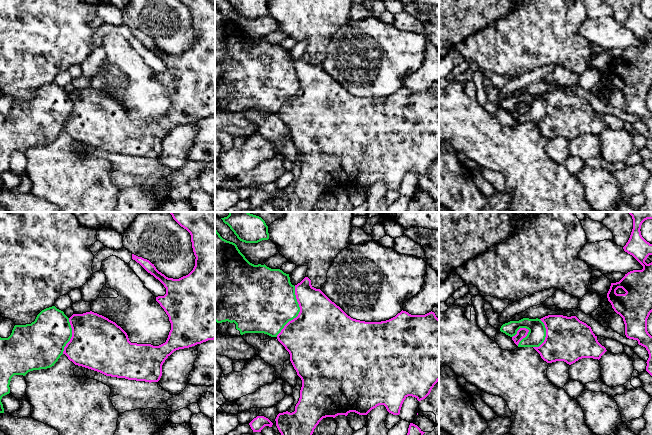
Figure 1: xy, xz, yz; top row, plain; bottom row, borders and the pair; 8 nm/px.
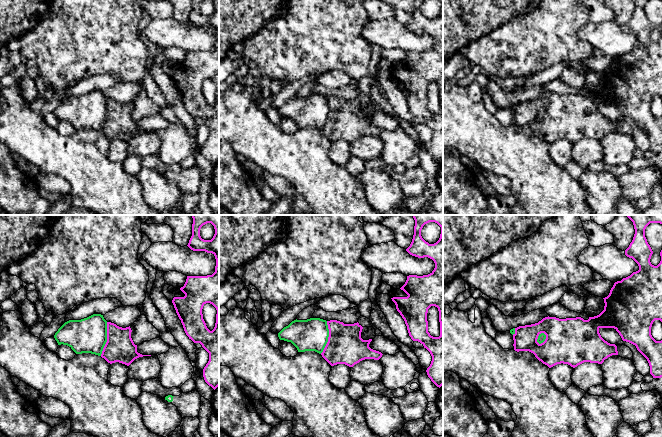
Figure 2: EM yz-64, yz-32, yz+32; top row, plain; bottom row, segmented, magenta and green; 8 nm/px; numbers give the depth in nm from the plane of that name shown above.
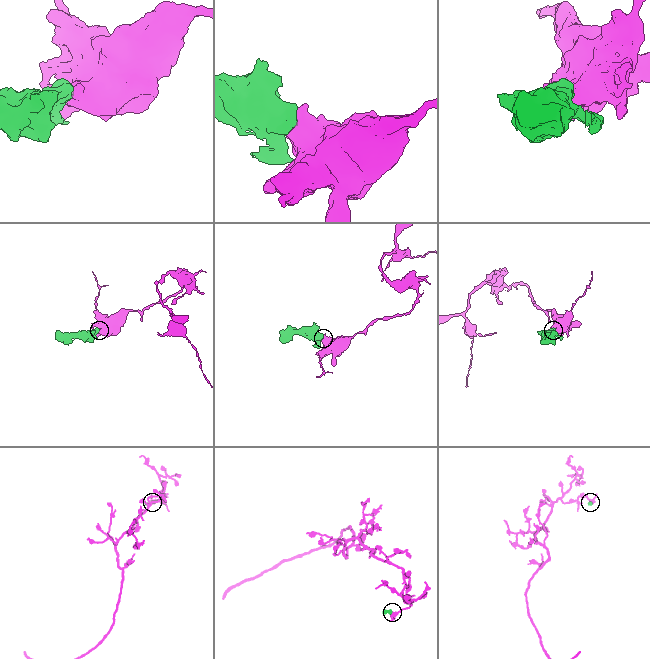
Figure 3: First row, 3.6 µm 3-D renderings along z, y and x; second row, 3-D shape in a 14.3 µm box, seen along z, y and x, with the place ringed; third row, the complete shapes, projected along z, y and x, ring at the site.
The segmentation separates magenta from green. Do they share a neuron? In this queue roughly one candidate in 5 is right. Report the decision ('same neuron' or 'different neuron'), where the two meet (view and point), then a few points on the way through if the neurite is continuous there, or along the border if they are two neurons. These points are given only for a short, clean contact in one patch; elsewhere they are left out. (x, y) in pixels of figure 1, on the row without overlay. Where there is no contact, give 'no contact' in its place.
different neuron; meets magenta in xz at (299, 88); border along xz (295, 62), (295, 74), (299, 83), (299, 89), (276, 112)

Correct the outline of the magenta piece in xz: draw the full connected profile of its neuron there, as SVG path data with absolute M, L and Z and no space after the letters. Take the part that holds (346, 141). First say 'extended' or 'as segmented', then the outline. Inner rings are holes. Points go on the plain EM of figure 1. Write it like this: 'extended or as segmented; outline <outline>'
as segmented; outline M305 53L300 59L295 61L295 71L300 83L300 88L296 94L289 97L281 108L277 111L278 117L290 130L290 137L302 156L300 174L295 182L295 187L279 189L275 195L276 202L282 212L312 212L314 205L319 198L326 193L335 194L338 191L347 192L350 188L359 191L367 191L372 185L379 181L384 181L387 187L393 191L399 191L402 180L408 172L415 173L418 177L425 175L431 168L434 161L439 157L439 95L434 88L425 91L411 91L406 87L401 87L395 93L381 98L365 98L351 94L339 82L332 78L320 65L311 61L311 56Z

